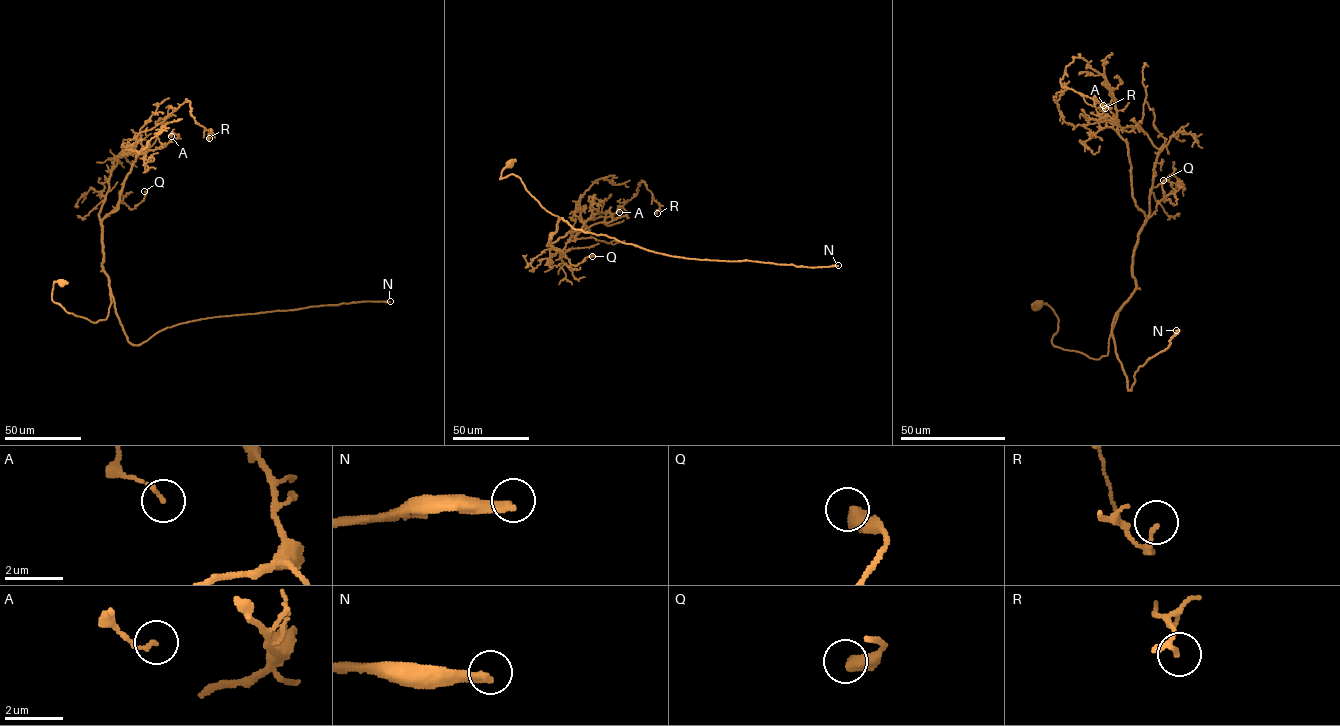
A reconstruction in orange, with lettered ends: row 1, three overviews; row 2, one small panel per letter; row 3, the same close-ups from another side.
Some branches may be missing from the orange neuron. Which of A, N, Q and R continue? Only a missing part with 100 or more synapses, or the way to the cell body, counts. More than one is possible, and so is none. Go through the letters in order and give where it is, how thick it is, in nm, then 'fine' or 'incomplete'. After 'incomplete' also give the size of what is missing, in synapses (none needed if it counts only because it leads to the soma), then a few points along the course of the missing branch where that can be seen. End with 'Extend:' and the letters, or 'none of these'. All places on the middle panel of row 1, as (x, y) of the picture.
A: place (619, 212); calibre 120 nm; fine
N: place (838, 265); calibre 320 nm; incomplete; 500 synapses
Q: place (592, 256); calibre 480 nm; fine
R: place (657, 213); calibre 100 nm; fine
Extend: N

